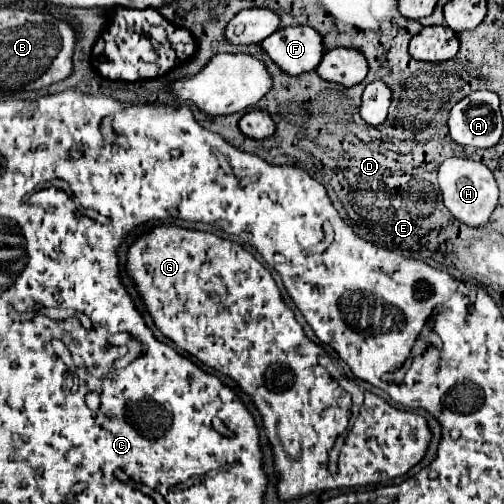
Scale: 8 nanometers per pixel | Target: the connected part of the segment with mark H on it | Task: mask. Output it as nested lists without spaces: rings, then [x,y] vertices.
[[[460,157],[446,159],[438,169],[438,185],[444,197],[444,205],[460,223],[470,227],[480,227],[488,223],[498,203],[498,185],[494,181],[492,171],[486,165],[470,159],[460,159]]]

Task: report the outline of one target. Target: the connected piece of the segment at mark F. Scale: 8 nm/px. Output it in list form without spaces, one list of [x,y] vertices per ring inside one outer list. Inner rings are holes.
[[[306,25],[282,27],[266,37],[260,47],[288,75],[300,75],[316,69],[324,53],[322,37]]]

